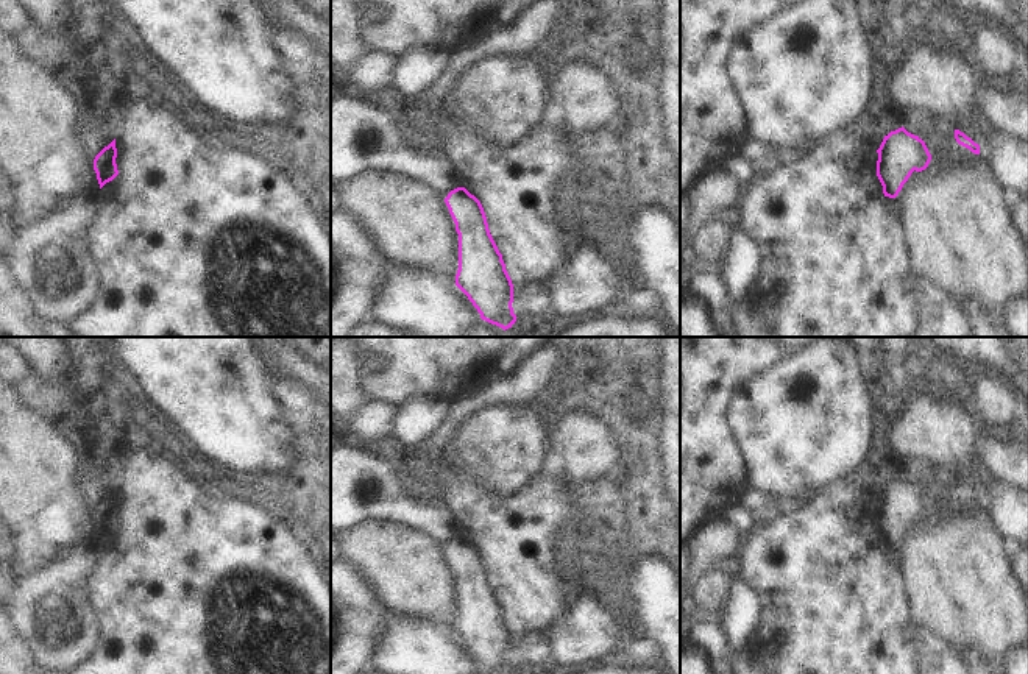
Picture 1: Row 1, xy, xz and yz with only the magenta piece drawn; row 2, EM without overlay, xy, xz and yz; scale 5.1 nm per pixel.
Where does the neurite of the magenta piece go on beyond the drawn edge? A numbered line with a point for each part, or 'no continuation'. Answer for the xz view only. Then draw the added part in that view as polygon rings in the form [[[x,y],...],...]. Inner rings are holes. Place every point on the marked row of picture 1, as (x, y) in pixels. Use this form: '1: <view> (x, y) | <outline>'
no continuation

